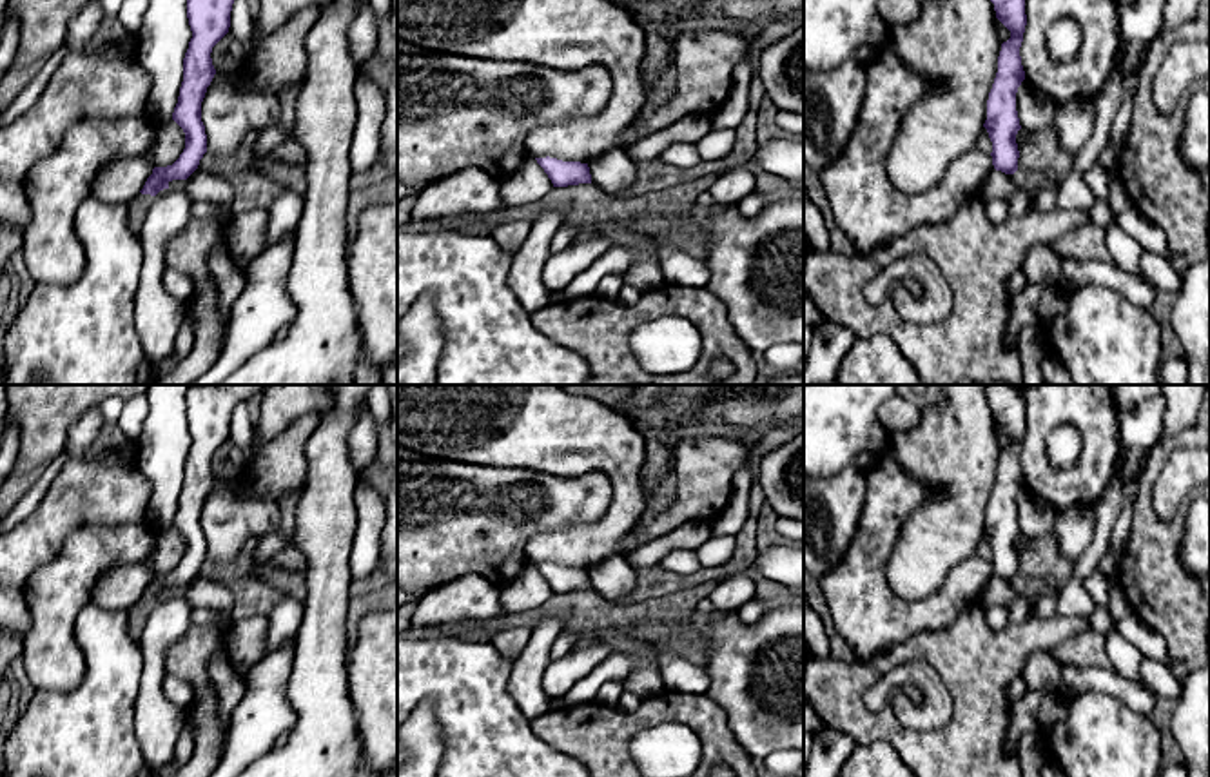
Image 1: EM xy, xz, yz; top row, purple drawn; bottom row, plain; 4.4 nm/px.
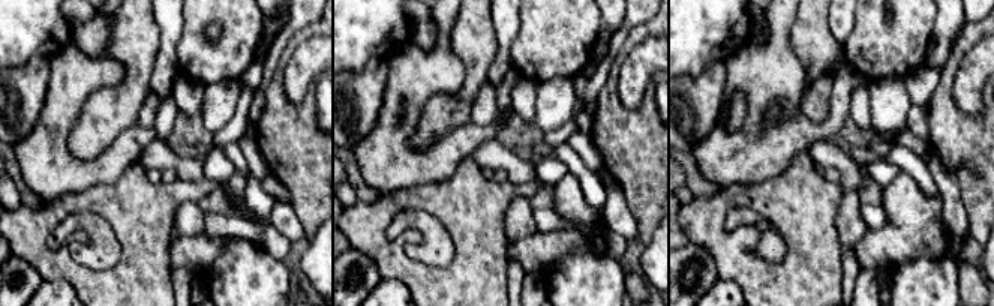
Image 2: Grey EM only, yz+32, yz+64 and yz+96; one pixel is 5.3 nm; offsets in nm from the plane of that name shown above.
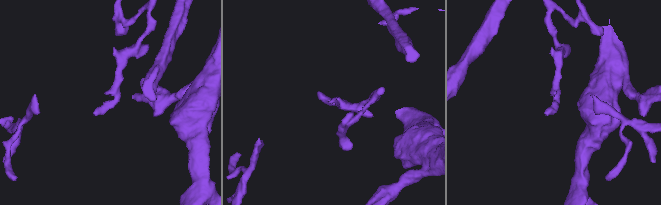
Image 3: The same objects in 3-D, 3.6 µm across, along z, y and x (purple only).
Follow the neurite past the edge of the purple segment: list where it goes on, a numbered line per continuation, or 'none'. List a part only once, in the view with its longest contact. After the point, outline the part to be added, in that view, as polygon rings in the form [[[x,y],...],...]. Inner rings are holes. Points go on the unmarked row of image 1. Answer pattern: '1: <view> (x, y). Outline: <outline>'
none

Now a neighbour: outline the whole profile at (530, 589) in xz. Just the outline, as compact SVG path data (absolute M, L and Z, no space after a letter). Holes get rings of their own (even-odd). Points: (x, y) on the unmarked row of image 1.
M528 563L524 572L501 586L501 606L504 615L522 614L546 603L553 595L551 586L535 565Z

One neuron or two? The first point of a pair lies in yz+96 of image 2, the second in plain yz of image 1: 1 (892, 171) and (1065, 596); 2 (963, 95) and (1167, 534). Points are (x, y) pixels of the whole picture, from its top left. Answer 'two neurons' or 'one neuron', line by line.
1: one neuron
2: two neurons

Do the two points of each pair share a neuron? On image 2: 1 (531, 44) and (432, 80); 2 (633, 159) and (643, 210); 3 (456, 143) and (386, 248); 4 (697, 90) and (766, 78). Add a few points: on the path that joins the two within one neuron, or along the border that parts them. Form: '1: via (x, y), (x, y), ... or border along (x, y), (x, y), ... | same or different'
1: border along (513, 65), (525, 77) | different
2: via (643, 171), (643, 198) | same
3: border along (459, 164), (449, 179), (395, 191) | different
4: border along (724, 62), (724, 99), (717, 120) | different

